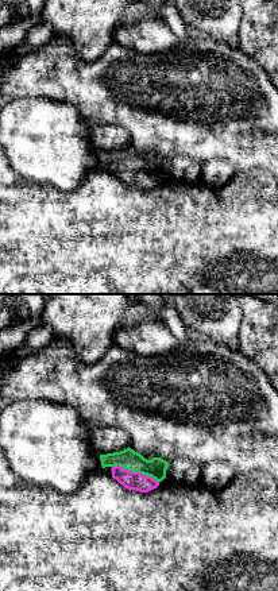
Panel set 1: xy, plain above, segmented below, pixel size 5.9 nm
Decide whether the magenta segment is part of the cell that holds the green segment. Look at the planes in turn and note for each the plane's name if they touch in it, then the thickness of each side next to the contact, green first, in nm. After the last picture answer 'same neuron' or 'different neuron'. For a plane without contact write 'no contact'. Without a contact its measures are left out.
contact in xy; calibres 120 and 110 nm

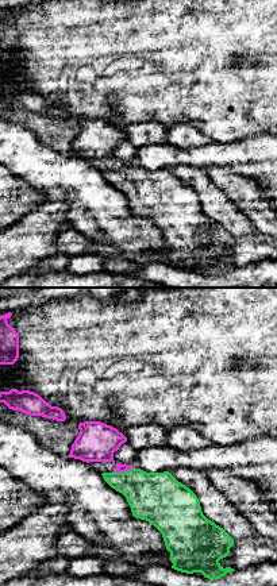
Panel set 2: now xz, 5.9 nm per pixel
contact in xz; calibres 300 and 50 nm

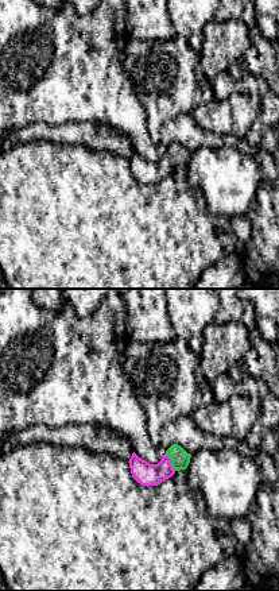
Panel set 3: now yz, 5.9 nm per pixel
contact in yz; calibres 110 and 140 nm

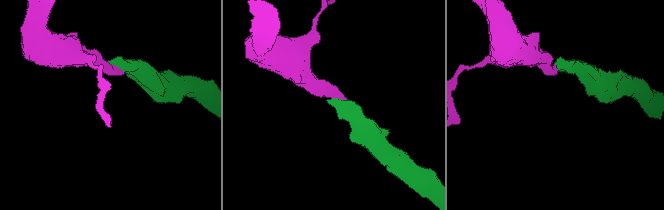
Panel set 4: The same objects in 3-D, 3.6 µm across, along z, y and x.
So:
same neuron

